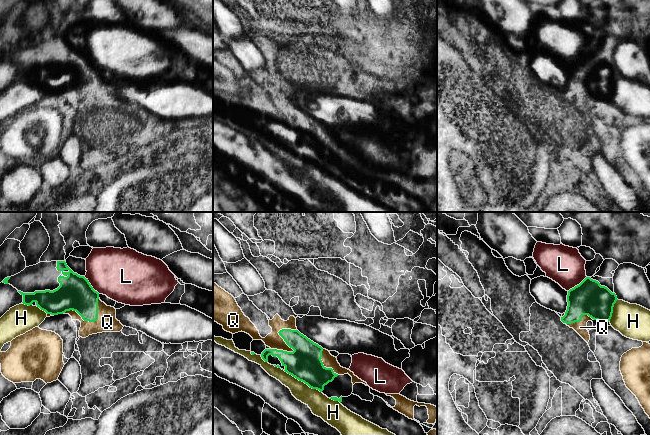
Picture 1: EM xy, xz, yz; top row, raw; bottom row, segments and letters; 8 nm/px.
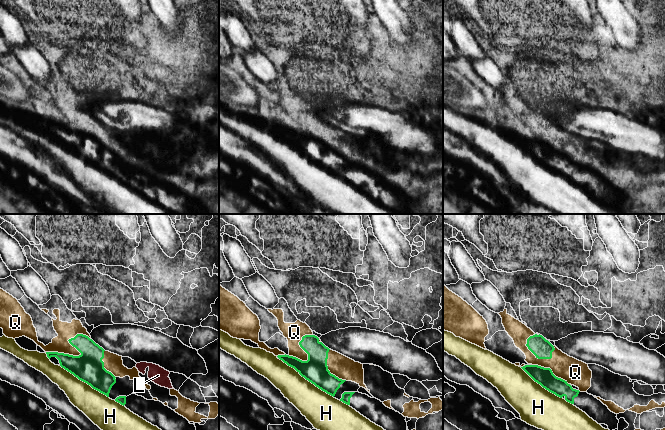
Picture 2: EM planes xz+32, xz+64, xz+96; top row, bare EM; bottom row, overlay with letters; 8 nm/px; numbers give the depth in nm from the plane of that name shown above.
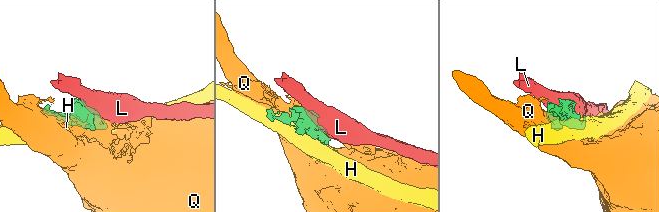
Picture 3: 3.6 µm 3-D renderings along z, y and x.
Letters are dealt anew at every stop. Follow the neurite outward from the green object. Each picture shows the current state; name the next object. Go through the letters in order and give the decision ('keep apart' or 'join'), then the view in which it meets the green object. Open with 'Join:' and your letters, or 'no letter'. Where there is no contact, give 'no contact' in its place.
Join: no letter
H: keep apart; meets green in xz
L: keep apart; meets green in xy
Q: keep apart; meets green in xz

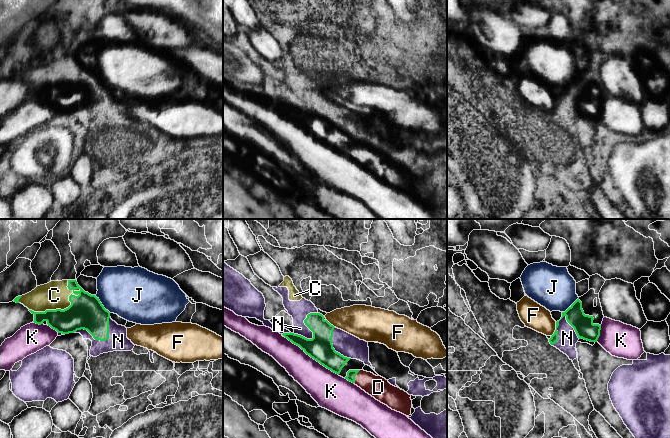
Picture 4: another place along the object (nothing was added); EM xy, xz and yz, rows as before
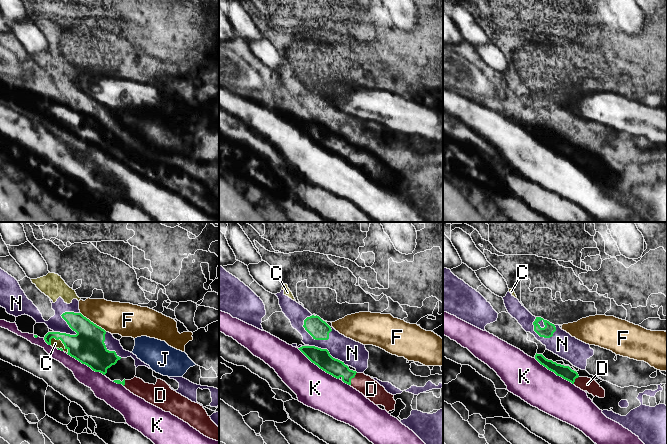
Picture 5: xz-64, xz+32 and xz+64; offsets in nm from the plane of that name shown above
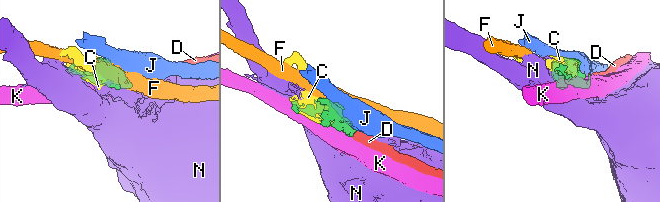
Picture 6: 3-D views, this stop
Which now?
Join: C, D
C: join; meets green in xy
D: join; meets green in xz
F: keep apart; meets green in yz
J: keep apart; meets green in xy
K: keep apart; meets green in xz
N: keep apart; meets green in xy

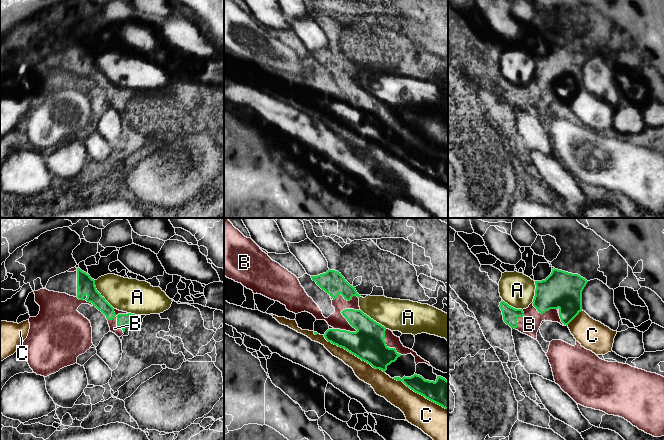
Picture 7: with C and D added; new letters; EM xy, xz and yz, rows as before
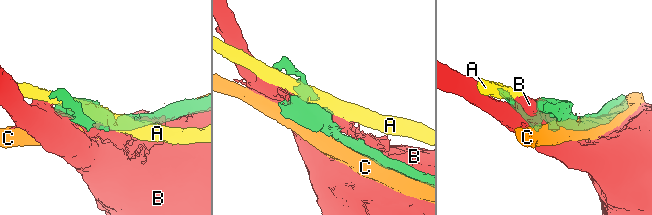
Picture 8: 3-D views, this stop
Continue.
Join: no letter
A: keep apart; meets green in xy
B: keep apart; meets green in xz
C: keep apart; meets green in xz

